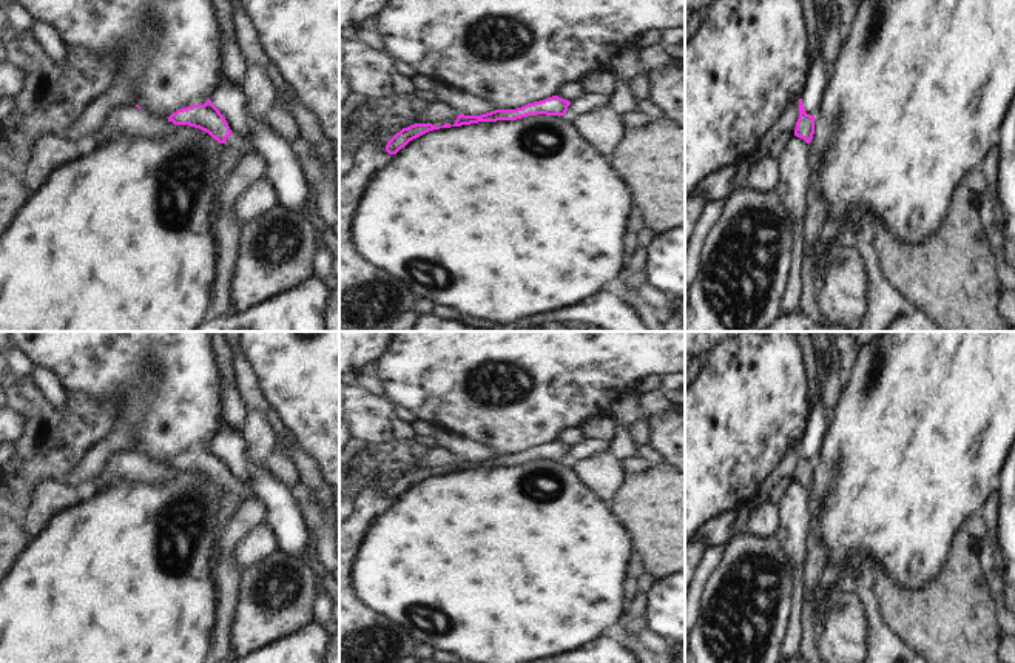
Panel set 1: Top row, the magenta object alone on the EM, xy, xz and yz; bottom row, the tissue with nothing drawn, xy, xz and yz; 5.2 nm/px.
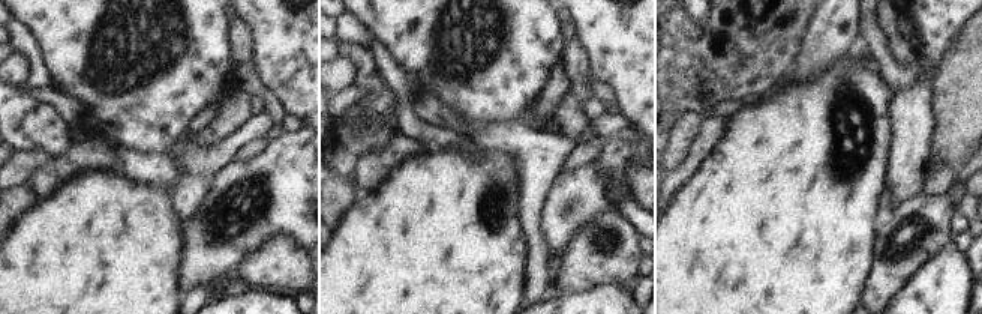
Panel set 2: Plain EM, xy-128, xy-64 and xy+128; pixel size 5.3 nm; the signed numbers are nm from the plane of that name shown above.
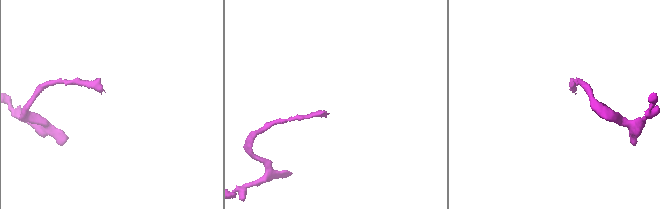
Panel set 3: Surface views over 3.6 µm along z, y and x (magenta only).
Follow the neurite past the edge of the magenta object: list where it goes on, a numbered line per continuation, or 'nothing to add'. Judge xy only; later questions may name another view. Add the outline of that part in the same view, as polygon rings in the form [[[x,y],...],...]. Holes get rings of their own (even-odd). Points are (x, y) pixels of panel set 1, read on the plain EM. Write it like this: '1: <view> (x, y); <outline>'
1: xy (239, 489); [[[233,480],[233,481],[227,483],[225,489],[244,501],[248,501],[250,498],[253,498],[248,487],[241,481]]]

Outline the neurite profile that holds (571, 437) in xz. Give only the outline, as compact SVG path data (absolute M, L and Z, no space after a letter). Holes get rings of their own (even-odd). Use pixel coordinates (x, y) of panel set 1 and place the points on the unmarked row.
M566 427L563 430L560 430L555 436L555 441L574 447L577 444L580 444L582 441L585 441L582 429L580 427Z

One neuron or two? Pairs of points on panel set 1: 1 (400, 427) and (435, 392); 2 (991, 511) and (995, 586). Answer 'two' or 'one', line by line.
1: two
2: one

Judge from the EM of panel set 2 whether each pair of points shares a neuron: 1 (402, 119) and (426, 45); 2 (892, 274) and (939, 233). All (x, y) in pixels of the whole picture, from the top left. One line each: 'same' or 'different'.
1: different
2: same

